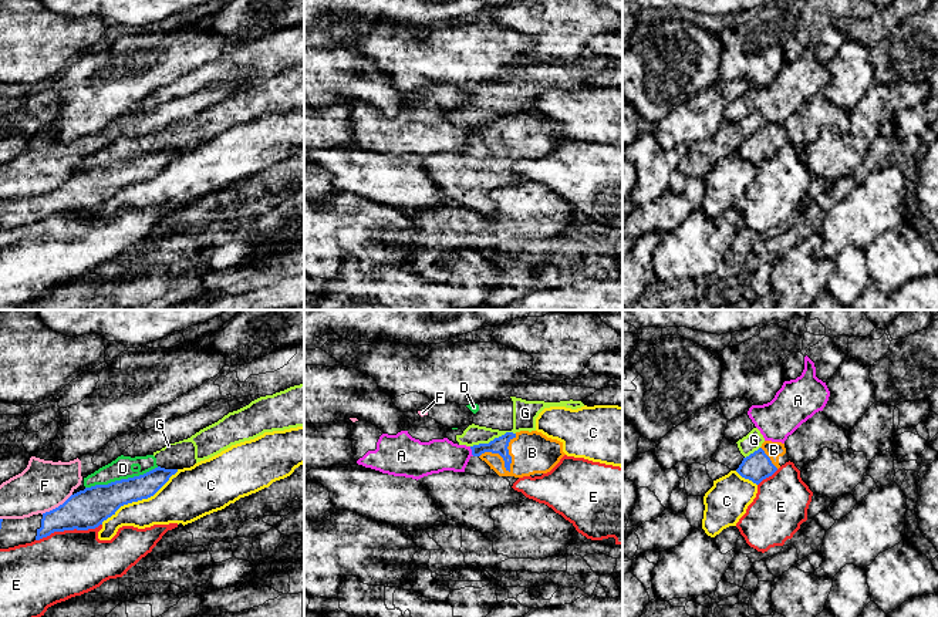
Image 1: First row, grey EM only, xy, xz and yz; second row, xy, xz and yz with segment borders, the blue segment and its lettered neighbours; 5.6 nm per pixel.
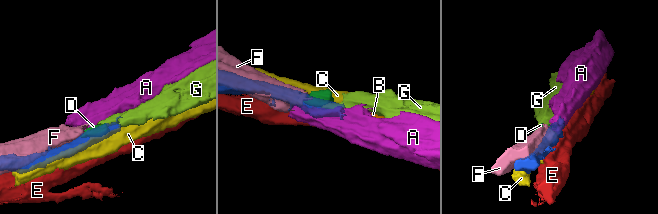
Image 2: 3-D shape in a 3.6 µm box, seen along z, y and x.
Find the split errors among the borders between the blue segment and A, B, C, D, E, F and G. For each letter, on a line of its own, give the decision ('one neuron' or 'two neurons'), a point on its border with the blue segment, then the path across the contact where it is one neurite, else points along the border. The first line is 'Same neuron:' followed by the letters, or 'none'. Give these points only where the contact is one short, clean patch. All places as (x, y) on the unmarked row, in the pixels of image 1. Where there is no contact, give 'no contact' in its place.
Same neuron: B
A: two neurons | xz (472, 132) | along xz (469, 128), (473, 137)
B: one neuron | xz (508, 151)
C: two neurons | xy (139, 181)
D: two neurons | xy (121, 161) | along xy (158, 148), (138, 157), (85, 169)
E: two neurons | xy (68, 211)
F: two neurons | xy (56, 189)
G: two neurons | xz (493, 121) | along xz (515, 114), (506, 114), (488, 124), (471, 128)

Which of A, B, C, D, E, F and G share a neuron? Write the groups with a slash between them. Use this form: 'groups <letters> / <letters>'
groups A F / B / C / D G / E

